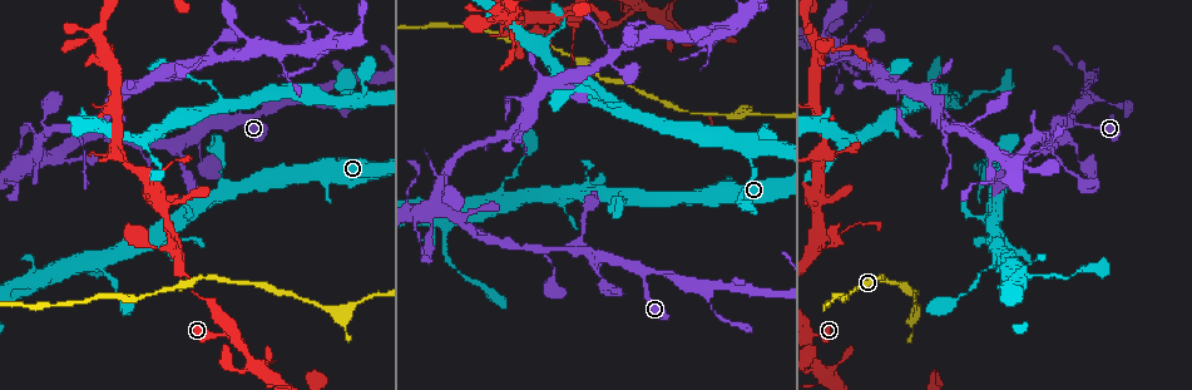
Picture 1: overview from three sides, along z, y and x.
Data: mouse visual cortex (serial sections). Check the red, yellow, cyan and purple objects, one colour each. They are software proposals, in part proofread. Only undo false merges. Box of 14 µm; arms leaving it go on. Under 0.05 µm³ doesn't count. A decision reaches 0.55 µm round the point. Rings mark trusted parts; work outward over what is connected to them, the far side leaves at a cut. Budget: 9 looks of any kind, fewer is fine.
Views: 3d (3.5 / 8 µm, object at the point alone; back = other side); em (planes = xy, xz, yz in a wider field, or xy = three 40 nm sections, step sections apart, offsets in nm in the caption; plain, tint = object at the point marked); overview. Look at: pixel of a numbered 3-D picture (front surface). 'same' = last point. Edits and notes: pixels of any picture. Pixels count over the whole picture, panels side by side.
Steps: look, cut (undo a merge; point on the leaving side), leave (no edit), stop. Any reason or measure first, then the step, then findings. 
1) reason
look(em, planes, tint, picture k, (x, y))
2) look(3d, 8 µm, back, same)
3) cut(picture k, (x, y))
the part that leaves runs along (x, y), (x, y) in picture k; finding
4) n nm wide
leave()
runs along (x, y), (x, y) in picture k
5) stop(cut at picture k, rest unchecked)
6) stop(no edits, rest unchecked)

arms part here
look(3d, 3.5 µm, picture 1, (1080, 125))

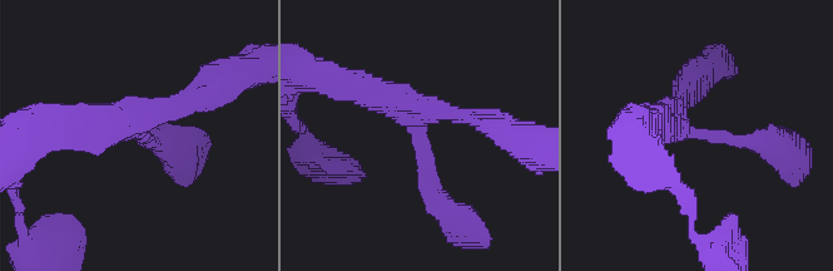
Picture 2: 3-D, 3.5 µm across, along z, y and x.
3 arms; arms of 250, 250, 450 nm; now the EM
look(em, xy, step 3, tint, picture 2, (694, 134))

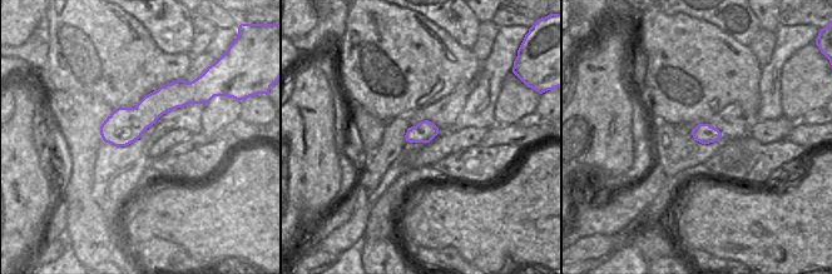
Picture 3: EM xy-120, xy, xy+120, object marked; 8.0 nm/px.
leave()
runs along (442, 206), (420, 132), (350, 84) in picture 2; one cell here

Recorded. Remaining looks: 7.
thick turns thin
look(3d, 3.5 µm, picture 1, (323, 107))

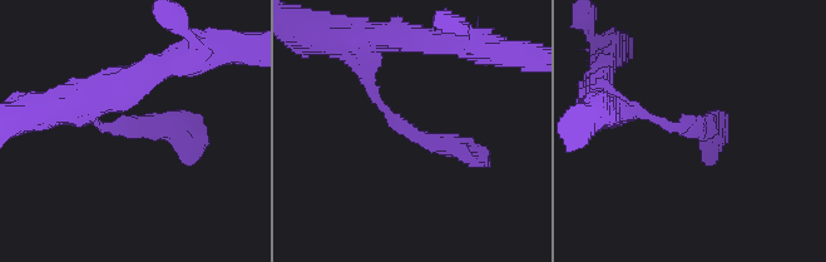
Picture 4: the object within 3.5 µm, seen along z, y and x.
arms of 150, 300 nm
look(em, planes, tint, picture 4, (694, 123))

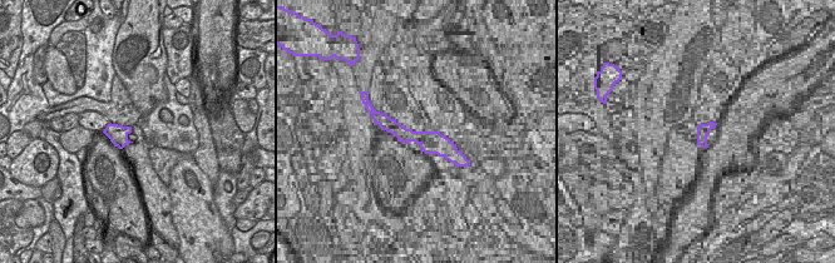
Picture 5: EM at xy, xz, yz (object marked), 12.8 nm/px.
leave()
runs along (366, 70), (397, 122), (486, 163) in picture 4; continuous, no second cell

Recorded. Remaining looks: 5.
look(3d, 3.5 µm, picture 1, (343, 314))

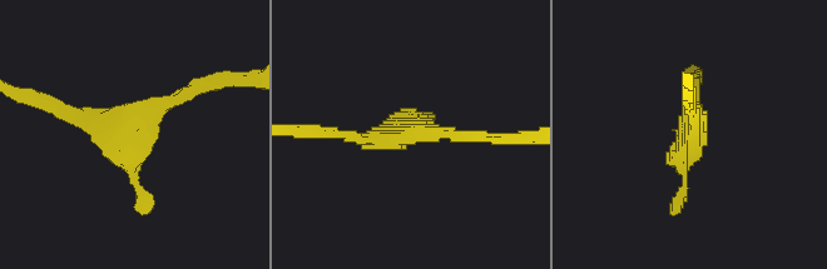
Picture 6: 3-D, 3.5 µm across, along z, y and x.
shape alone is not enough
look(em, xy, step 5, tint, picture 6, (695, 131))

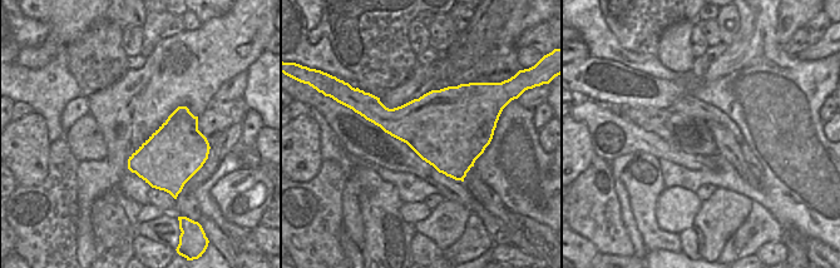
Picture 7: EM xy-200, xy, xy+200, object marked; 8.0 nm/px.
leave()
runs along (52, 104), (128, 131), (194, 89) in picture 6; all the same cell

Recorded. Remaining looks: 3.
two arms in line, one across
look(3d, 3.5 µm, picture 1, (623, 17))

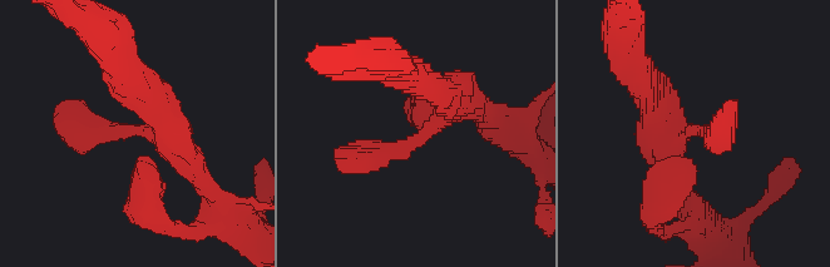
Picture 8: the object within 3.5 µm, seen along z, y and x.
3 arms; arms of 300, 350, 400 nm
look(em, planes, tint, picture 8, (699, 130))

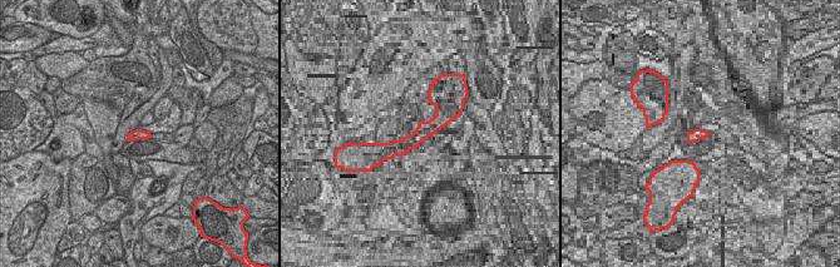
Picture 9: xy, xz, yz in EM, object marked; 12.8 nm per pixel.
130 nm wide
leave()
runs along (65, 114), (162, 133), (201, 176) in picture 8; one cell here

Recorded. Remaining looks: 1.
stop(no edits, rest unchecked)

